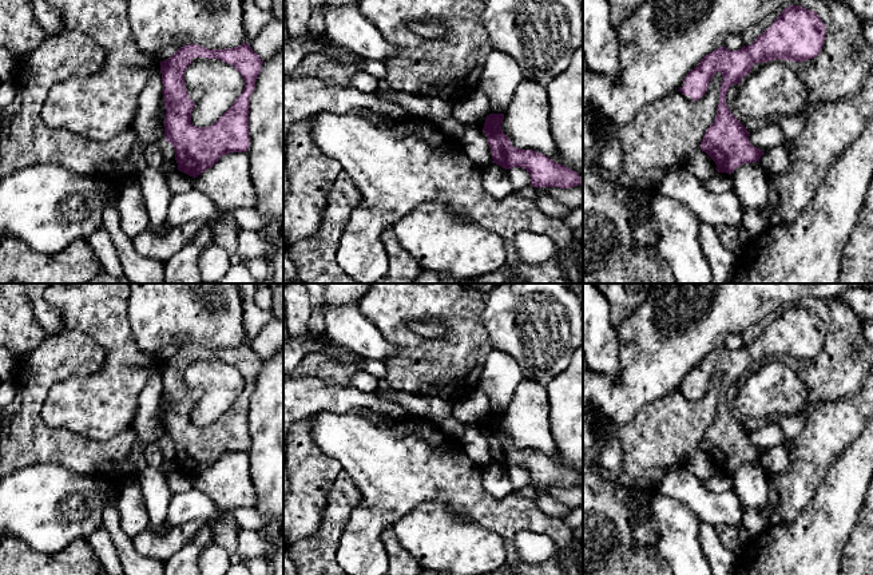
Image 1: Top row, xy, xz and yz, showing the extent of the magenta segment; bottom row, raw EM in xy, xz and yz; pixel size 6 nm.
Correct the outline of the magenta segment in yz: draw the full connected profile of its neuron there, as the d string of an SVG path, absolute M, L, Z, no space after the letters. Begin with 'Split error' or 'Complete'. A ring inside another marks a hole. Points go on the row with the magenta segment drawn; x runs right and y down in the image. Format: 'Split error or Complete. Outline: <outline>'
Complete. Outline: M790 5L750 45L737 51L730 51L725 45L714 49L687 74L684 86L678 91L690 96L693 102L706 94L717 72L723 76L714 123L701 142L701 150L715 162L718 172L731 174L745 163L759 162L765 154L750 143L750 132L729 110L729 88L739 84L755 63L775 59L801 63L814 59L822 49L825 36L825 24L814 11Z

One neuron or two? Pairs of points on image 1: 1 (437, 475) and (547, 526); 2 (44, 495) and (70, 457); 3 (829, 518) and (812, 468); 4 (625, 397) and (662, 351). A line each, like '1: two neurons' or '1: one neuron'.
1: one neuron
2: two neurons
3: two neurons
4: one neuron

